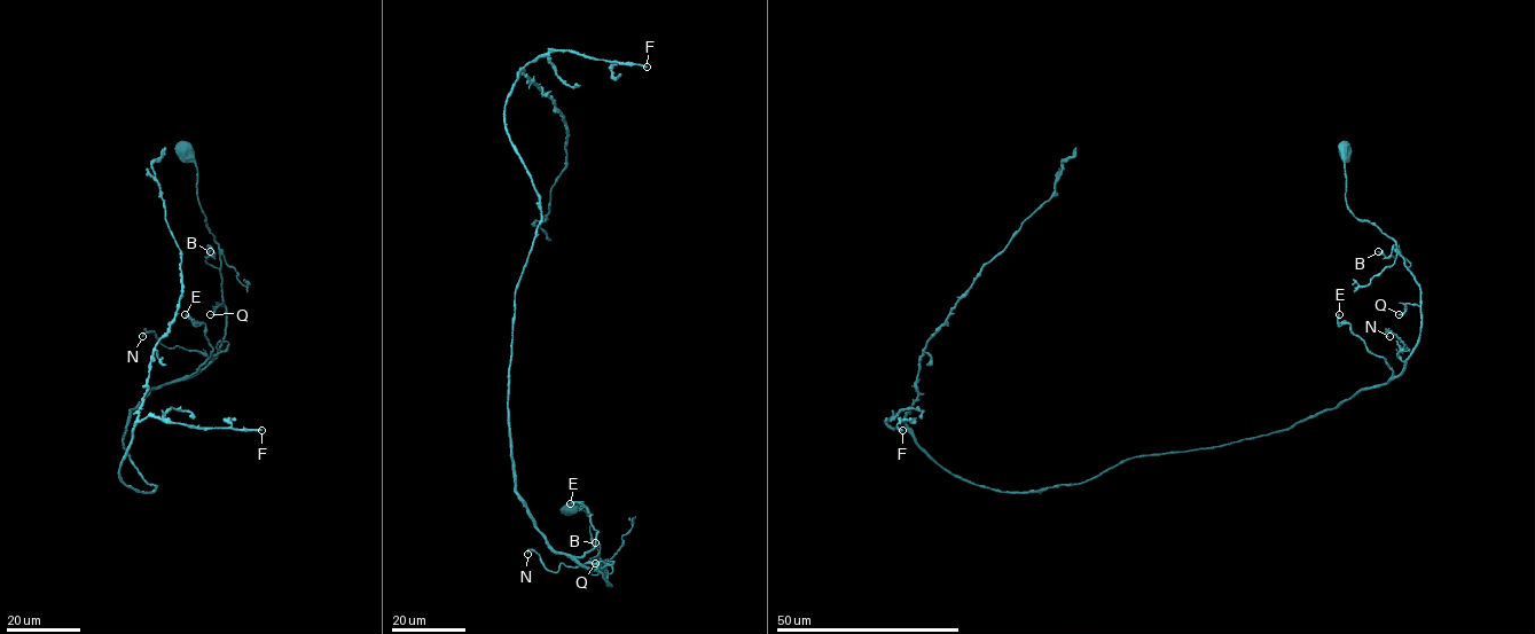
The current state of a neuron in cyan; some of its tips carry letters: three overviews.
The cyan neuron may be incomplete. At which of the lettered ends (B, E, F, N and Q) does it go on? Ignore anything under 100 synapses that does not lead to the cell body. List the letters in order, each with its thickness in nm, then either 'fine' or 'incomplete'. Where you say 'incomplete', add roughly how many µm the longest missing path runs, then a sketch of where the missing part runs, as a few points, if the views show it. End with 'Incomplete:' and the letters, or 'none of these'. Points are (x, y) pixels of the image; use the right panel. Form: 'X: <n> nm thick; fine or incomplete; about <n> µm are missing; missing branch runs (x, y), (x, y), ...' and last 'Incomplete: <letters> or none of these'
B: 140 nm thick; fine
E: 200 nm thick; fine
F: 320 nm thick; incomplete; about 70 µm are missing; missing branch runs (902, 430), (914, 431), (926, 443), (934, 444), (944, 439), (972, 438), (991, 412), (991, 406), (987, 408)
N: 160 nm thick; fine
Q: 160 nm thick; fine
Incomplete: F

